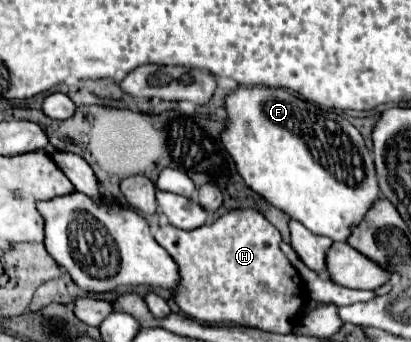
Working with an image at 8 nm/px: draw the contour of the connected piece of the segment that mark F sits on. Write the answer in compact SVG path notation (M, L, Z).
M237 88L231 96L227 96L225 108L231 122L223 132L223 144L235 160L237 170L241 170L247 186L287 216L299 220L313 234L327 236L335 242L345 242L379 198L373 156L369 154L361 132L333 110L301 100L289 90L279 88Z

